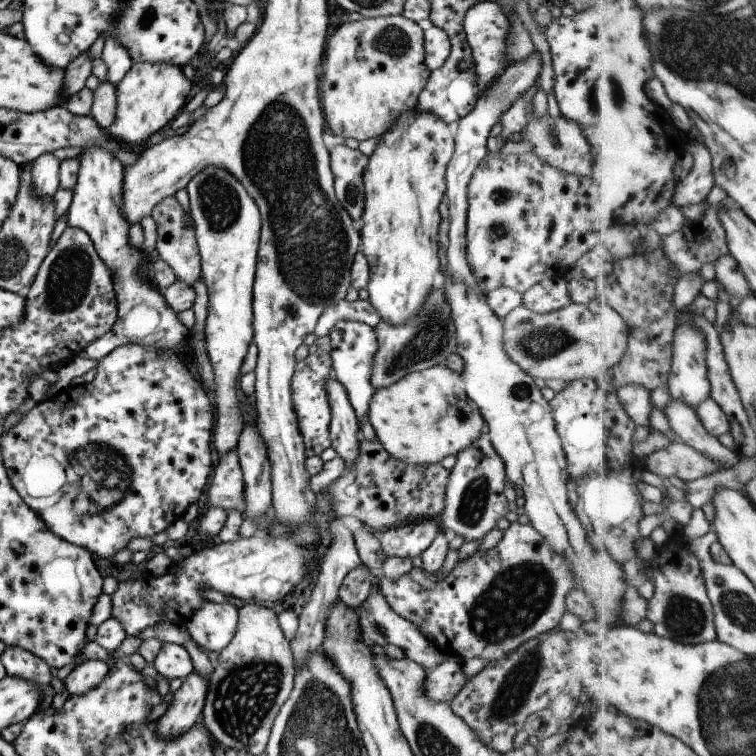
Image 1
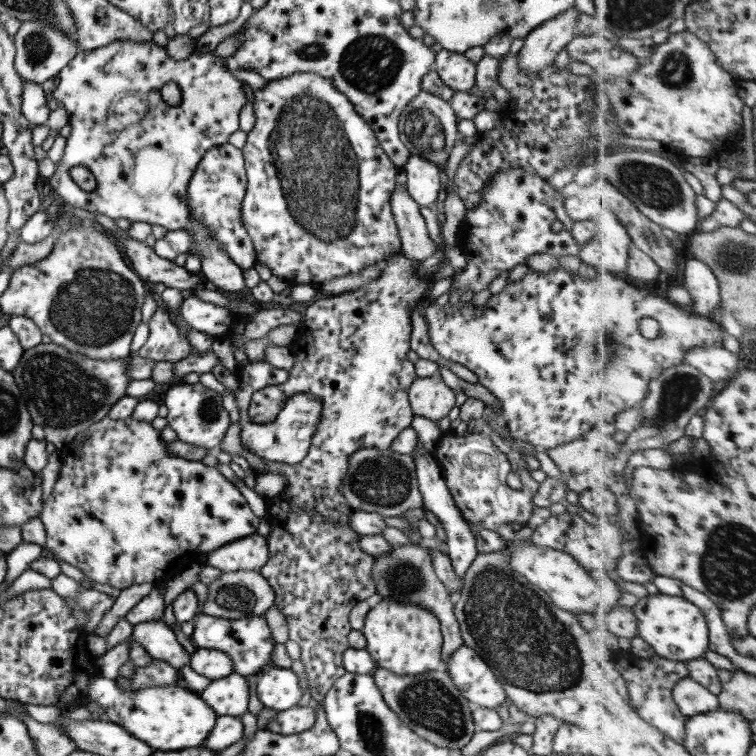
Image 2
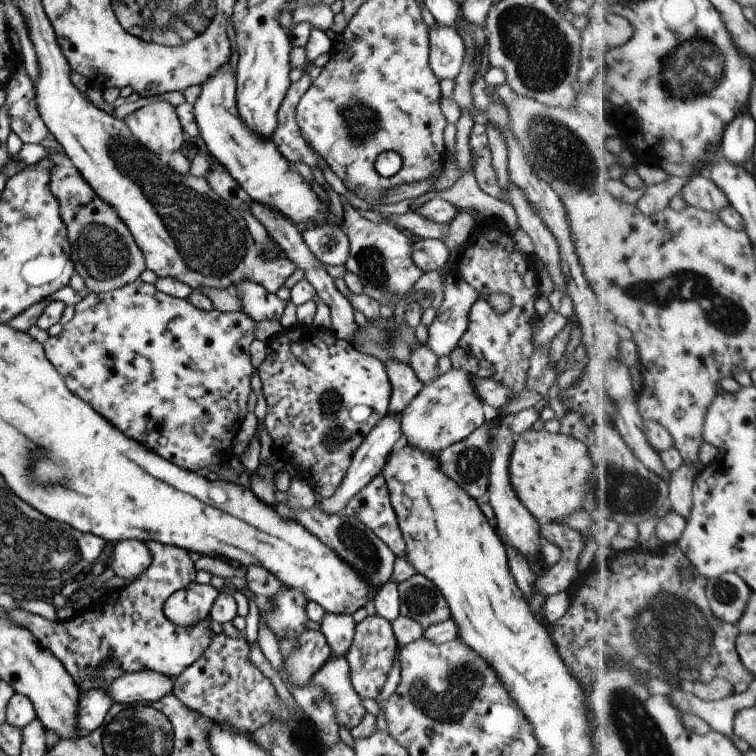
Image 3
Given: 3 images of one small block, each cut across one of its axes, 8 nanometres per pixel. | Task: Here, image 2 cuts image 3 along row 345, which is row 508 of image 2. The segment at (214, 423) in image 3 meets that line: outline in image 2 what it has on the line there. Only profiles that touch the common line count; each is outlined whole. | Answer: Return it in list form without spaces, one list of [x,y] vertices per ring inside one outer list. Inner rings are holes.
[[[103,417],[97,422],[89,425],[85,430],[77,432],[71,440],[60,449],[59,474],[55,478],[53,490],[42,502],[39,519],[45,527],[45,547],[53,553],[53,558],[58,558],[67,562],[69,566],[75,566],[91,580],[101,584],[108,584],[117,590],[131,586],[131,584],[141,584],[144,582],[170,583],[172,578],[177,576],[188,562],[203,558],[205,554],[218,549],[231,541],[243,538],[255,533],[259,524],[259,518],[251,512],[245,498],[237,491],[237,487],[215,467],[209,467],[201,461],[193,461],[185,458],[179,458],[167,450],[167,442],[159,436],[159,431],[155,430],[150,422],[133,420],[125,417],[123,419],[111,419]]]

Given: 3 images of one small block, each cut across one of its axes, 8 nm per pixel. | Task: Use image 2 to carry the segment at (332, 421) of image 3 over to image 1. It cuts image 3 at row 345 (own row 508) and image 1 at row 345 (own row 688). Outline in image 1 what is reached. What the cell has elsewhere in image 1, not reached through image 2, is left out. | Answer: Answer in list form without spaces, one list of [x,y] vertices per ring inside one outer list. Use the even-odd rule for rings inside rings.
[[[328,335],[315,338],[313,344],[309,346],[307,356],[295,364],[295,370],[291,376],[291,382],[289,382],[291,404],[293,404],[293,412],[297,416],[297,428],[303,438],[305,457],[319,456],[323,450],[330,447],[328,434],[330,407],[327,392],[325,392],[325,380],[329,380],[333,374],[329,346],[331,346],[331,340]]]

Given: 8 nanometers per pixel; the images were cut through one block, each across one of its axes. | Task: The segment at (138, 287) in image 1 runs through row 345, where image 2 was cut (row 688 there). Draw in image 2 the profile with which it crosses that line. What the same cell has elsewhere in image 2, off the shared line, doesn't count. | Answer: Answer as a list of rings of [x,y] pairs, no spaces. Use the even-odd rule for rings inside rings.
[[[95,678],[88,687],[89,699],[101,706],[108,720],[121,726],[153,750],[175,751],[195,749],[211,733],[215,724],[213,710],[201,700],[196,692],[182,685],[151,686],[140,690],[122,690],[115,679]]]

